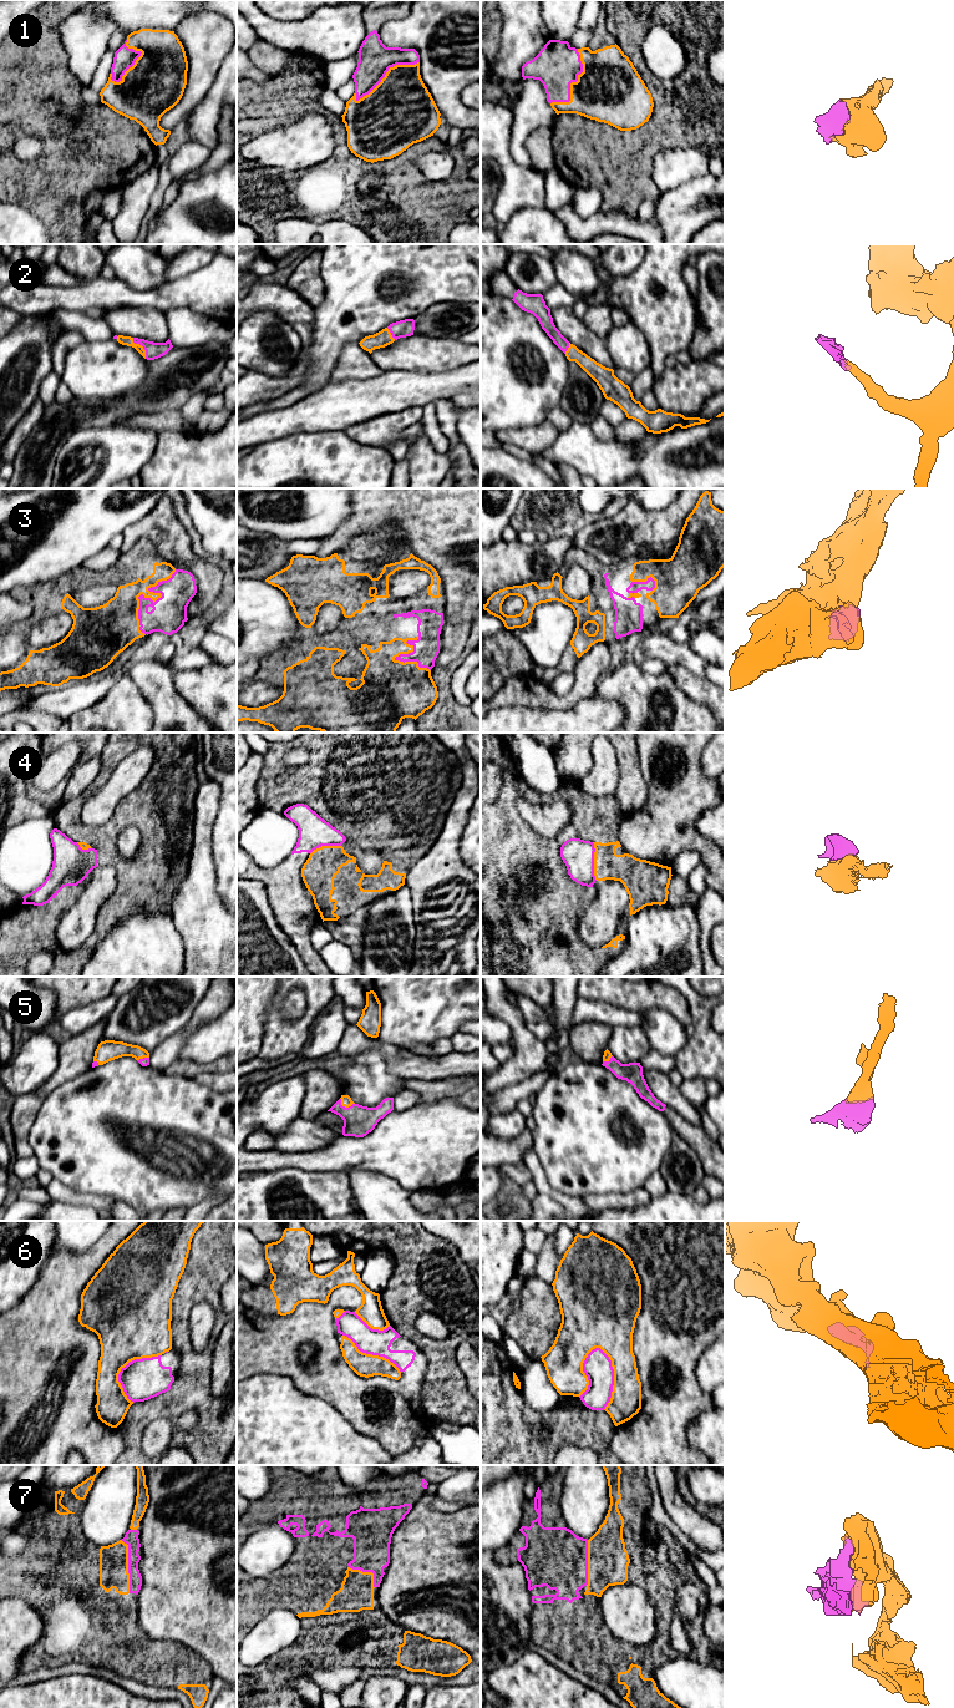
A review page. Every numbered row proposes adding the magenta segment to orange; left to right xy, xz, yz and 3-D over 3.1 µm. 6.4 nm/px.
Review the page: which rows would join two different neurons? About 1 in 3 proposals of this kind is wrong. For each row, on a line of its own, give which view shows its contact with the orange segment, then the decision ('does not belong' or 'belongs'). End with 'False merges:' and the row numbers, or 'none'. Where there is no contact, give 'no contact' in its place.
1: yz | belongs
2: xy | belongs
3: xy | belongs
4: yz | does not belong
5: xz | belongs
6: yz | does not belong
7: xy | belongs
False merges: 4, 6

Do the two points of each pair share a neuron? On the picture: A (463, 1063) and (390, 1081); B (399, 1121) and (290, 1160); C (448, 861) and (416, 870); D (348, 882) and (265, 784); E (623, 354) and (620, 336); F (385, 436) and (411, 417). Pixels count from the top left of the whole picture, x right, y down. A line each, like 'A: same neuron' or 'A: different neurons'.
A: different neurons
B: same neuron
C: same neuron
D: same neuron
E: same neuron
F: same neuron

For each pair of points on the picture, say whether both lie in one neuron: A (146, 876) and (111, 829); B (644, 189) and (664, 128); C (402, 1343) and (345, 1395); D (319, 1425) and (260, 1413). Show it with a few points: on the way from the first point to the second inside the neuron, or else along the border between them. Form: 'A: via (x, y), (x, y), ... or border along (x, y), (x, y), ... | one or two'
A: via (131, 873), (111, 854), (111, 844) | one
B: via (643, 175), (643, 150), (649, 143) | one
C: via (405, 1367), (405, 1377), (397, 1384), (369, 1387) | one
D: via (304, 1425), (275, 1425) | one

